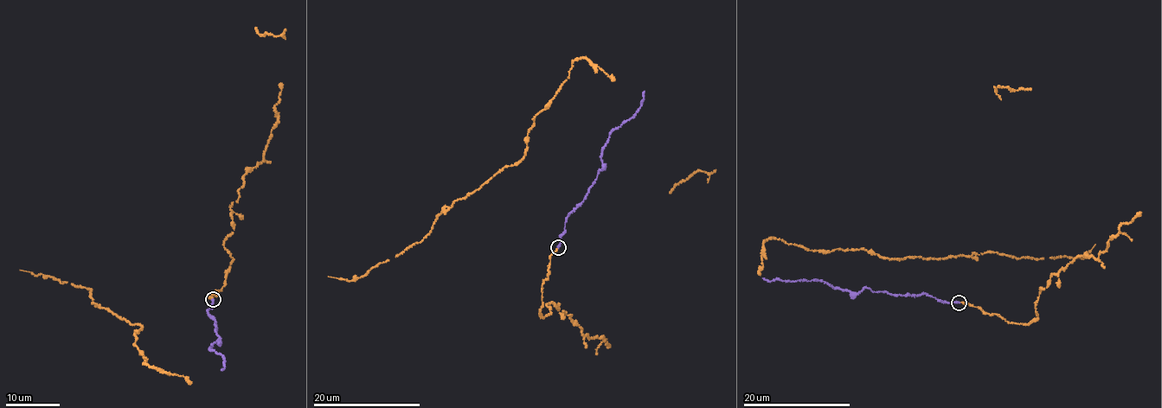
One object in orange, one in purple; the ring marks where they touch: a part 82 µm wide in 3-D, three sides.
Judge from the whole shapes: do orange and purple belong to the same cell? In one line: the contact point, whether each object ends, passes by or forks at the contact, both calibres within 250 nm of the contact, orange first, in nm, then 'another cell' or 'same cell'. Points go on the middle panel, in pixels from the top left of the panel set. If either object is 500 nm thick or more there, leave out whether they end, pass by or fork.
(558, 247) | orange ends | purple ends | 170/190 nm | same cell

